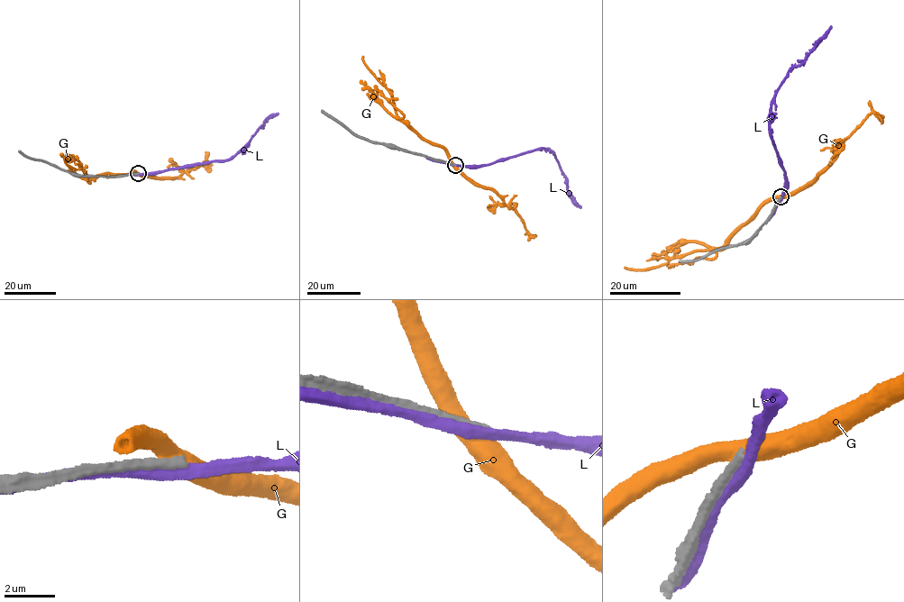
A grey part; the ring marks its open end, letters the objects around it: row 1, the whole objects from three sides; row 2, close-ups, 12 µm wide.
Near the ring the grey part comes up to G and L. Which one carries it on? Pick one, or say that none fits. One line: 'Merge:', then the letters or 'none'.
Merge: none

